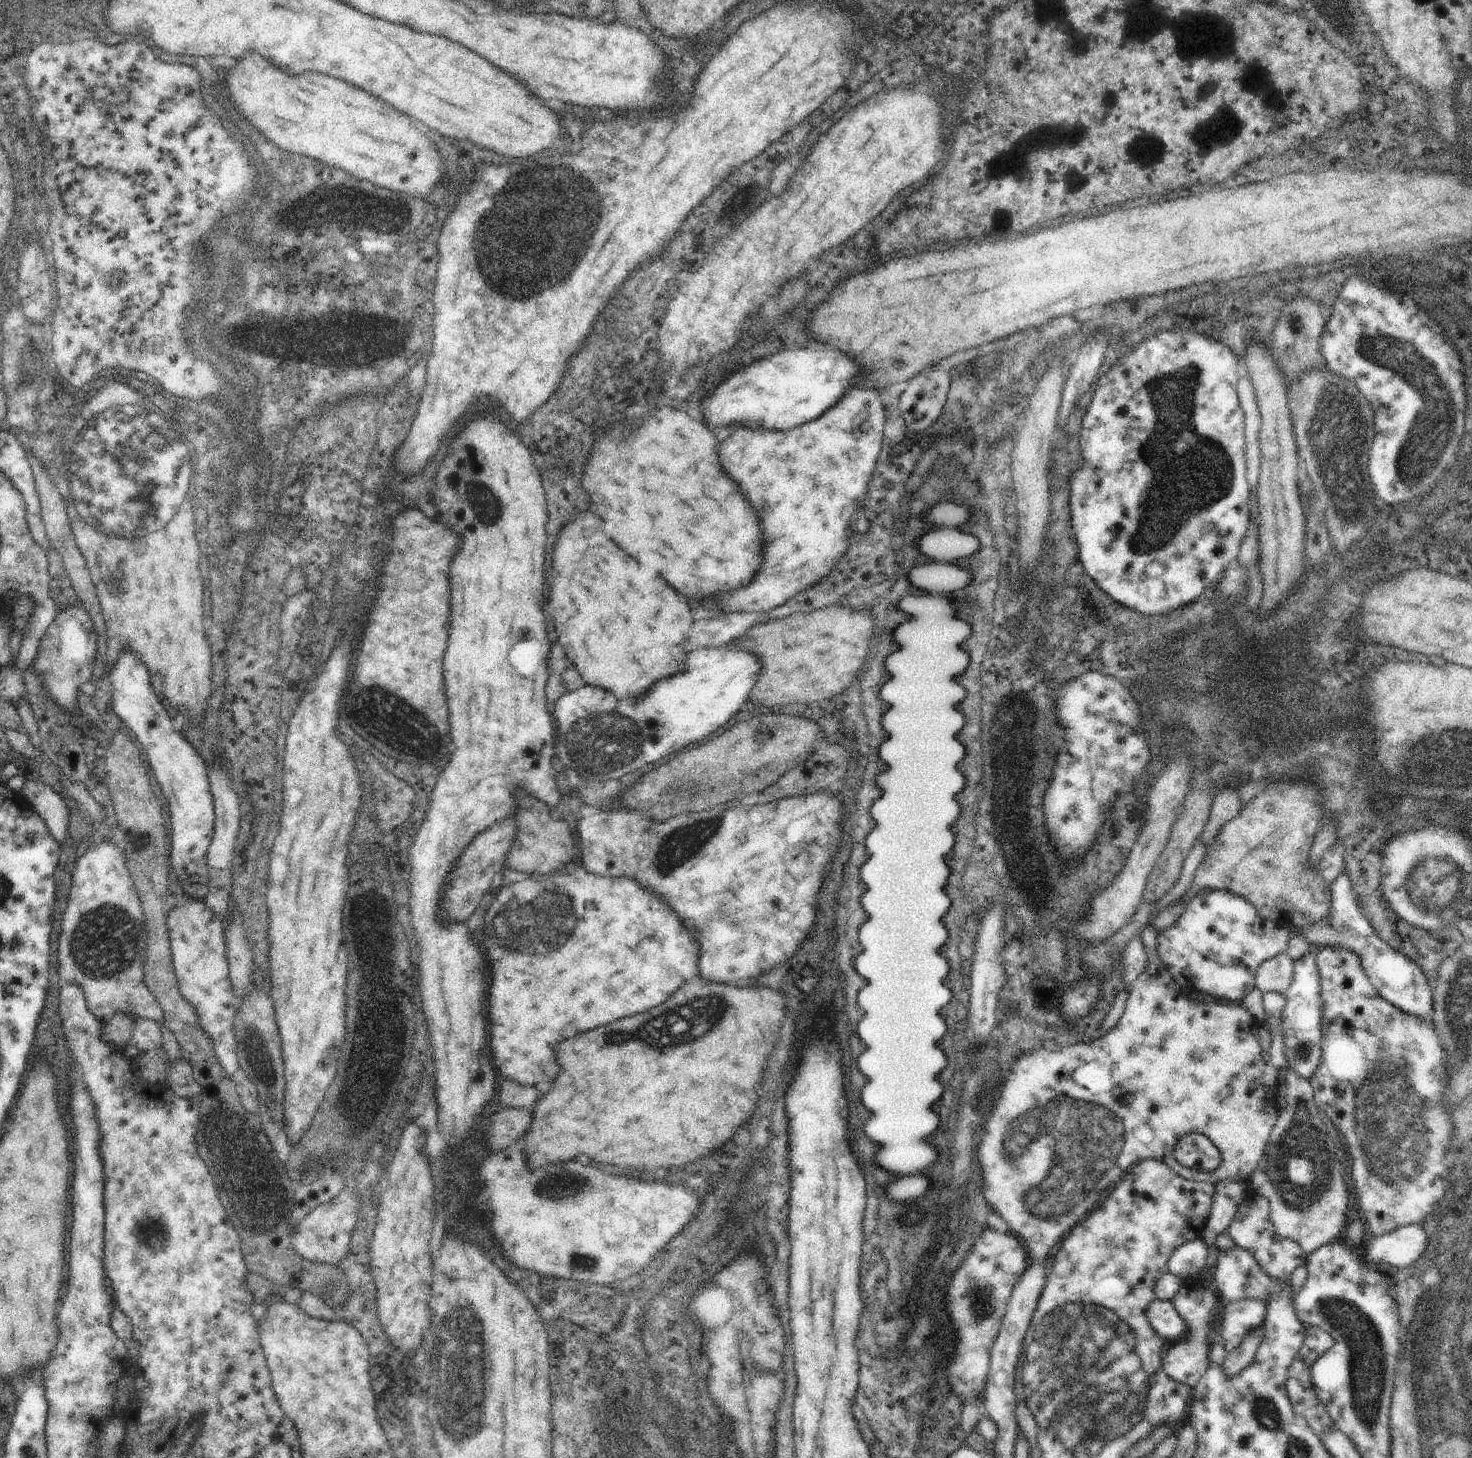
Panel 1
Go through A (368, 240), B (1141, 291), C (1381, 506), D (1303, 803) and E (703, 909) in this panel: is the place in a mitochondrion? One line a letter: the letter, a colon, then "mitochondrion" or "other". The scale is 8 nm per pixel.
A: mitochondrion
B: other
C: mitochondrion
D: other
E: other

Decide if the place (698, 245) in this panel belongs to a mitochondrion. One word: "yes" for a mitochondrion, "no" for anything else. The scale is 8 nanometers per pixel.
no

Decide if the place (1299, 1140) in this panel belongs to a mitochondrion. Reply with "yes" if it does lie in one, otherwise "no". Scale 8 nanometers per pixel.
yes

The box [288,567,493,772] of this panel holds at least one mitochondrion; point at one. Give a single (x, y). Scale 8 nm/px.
(389, 713)

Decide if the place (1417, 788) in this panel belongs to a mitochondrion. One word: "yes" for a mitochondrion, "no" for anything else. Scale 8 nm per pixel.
yes

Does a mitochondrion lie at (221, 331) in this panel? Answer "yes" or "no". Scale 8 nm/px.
yes

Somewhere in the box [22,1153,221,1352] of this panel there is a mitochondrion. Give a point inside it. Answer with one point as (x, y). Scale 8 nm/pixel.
(151, 1231)

